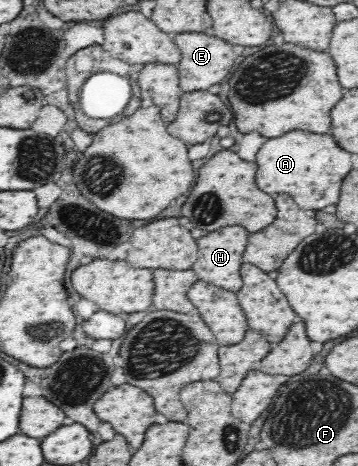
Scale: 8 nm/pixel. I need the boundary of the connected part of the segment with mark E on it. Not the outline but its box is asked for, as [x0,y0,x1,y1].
[172,31,237,93]

